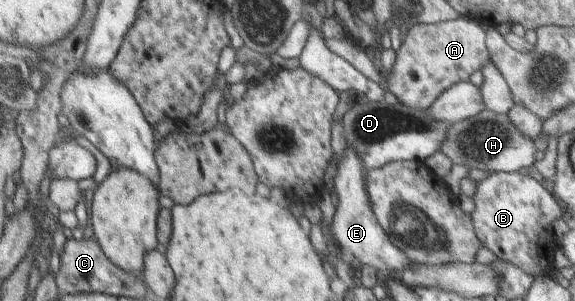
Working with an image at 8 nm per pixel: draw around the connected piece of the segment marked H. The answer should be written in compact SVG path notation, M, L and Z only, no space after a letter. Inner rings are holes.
M486 109L474 115L474 117L463 119L455 124L450 124L445 129L444 139L439 145L442 152L451 165L464 165L468 169L482 169L489 172L517 172L522 167L530 167L533 164L533 154L537 150L533 140L525 138L510 122L506 114L497 114Z

